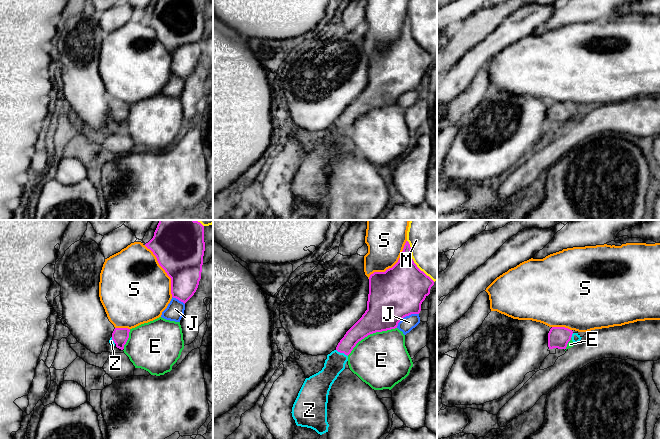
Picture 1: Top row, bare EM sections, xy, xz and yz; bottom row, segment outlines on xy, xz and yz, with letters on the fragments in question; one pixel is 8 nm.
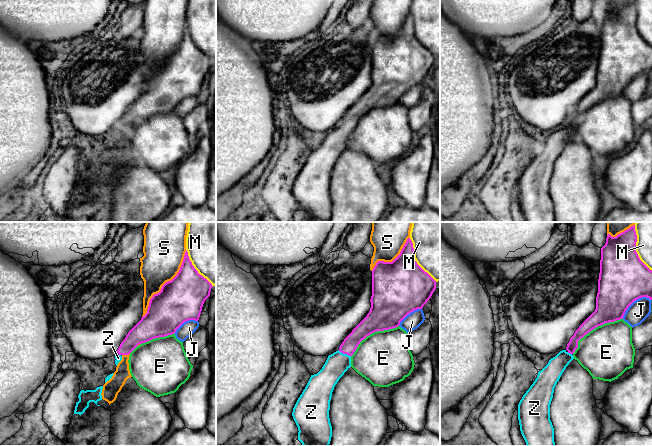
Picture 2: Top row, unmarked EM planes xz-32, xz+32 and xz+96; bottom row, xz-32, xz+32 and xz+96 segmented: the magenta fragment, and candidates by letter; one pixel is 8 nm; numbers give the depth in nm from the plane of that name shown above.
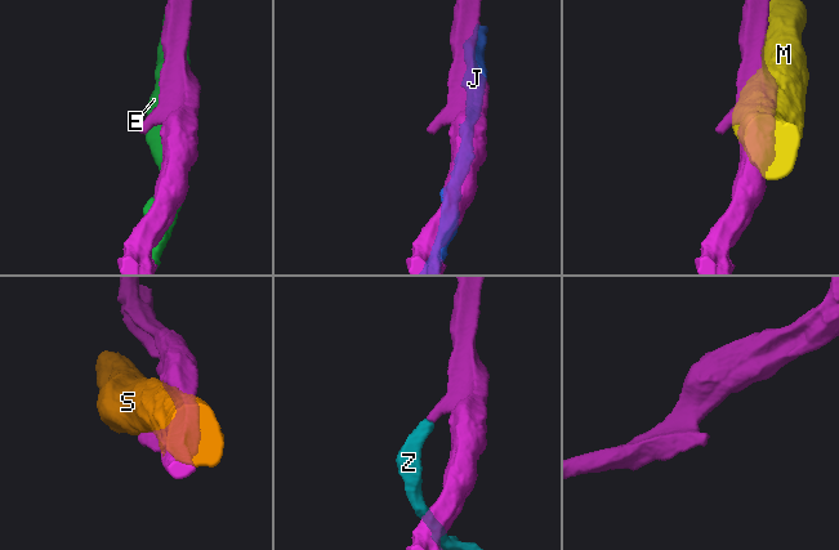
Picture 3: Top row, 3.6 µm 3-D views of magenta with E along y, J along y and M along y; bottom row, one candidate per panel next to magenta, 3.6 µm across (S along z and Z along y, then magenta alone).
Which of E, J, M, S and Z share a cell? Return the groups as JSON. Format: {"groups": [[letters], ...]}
{"groups": [["E"], ["J"], ["M"], ["S"], ["Z"]]}

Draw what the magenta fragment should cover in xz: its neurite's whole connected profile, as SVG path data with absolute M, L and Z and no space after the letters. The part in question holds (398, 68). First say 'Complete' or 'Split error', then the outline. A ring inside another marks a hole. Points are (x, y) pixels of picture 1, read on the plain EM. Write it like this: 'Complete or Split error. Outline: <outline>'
Split error. Outline: M406 17L398 38L385 48L374 48L369 53L367 86L346 108L336 125L327 131L324 143L306 154L292 183L292 193L297 202L307 203L322 211L328 208L327 179L332 160L345 145L348 131L356 120L370 110L395 105L406 92L419 90L421 80L430 70L434 57L421 47L411 33L411 23Z

